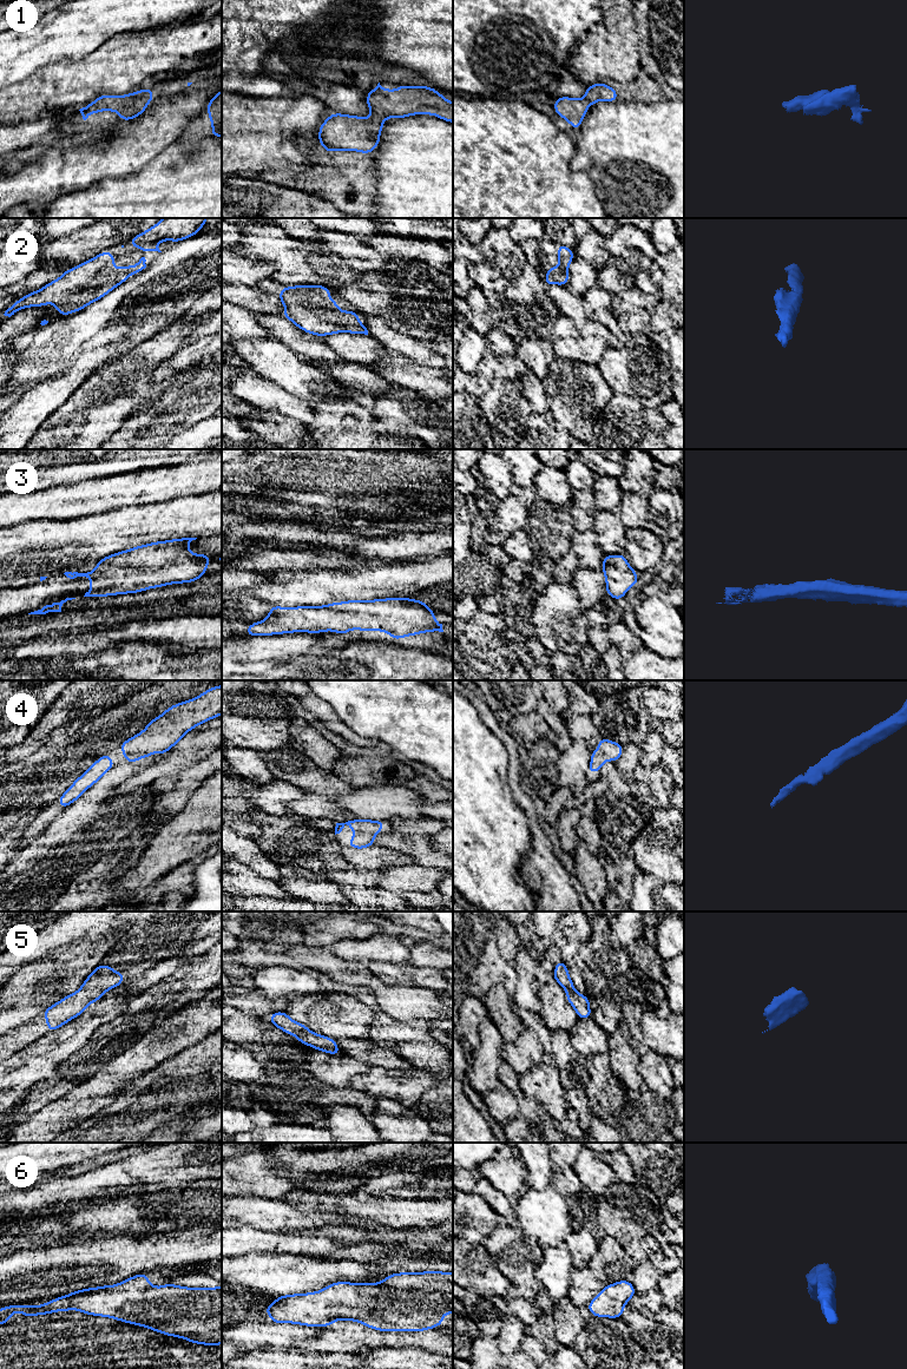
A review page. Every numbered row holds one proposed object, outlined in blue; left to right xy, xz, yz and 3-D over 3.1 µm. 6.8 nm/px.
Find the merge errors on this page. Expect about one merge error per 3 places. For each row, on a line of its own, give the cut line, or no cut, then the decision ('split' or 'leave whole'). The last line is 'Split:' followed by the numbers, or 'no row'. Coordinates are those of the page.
1: no cut; leave whole
2: no cut; leave whole
3: no cut; leave whole
4: no cut; leave whole
5: no cut; leave whole
6: no cut; leave whole
Split: no row

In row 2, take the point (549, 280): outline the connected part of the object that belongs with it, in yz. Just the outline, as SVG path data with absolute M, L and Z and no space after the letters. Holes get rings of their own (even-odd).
M557 245L559 265L554 269L546 266L547 275L544 277L544 284L558 284L567 285L568 284L568 265L571 264L574 252L573 249L570 249L565 245Z

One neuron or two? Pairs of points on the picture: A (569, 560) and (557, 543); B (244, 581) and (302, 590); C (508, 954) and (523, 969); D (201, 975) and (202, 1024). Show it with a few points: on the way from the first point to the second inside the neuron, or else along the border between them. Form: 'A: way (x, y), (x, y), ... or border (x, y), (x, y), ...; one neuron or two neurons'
A: border (567, 552), (556, 560); two neurons
B: border (269, 573), (258, 584), (252, 585), (242, 594); two neurons
C: border (519, 946), (512, 963); two neurons
D: border (197, 998), (195, 1000); two neurons

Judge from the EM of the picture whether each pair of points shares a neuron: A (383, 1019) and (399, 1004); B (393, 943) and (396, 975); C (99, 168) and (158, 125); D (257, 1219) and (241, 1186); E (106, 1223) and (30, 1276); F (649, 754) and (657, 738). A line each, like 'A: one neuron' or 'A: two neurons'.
A: two neurons
B: two neurons
C: one neuron
D: two neurons
E: two neurons
F: one neuron

